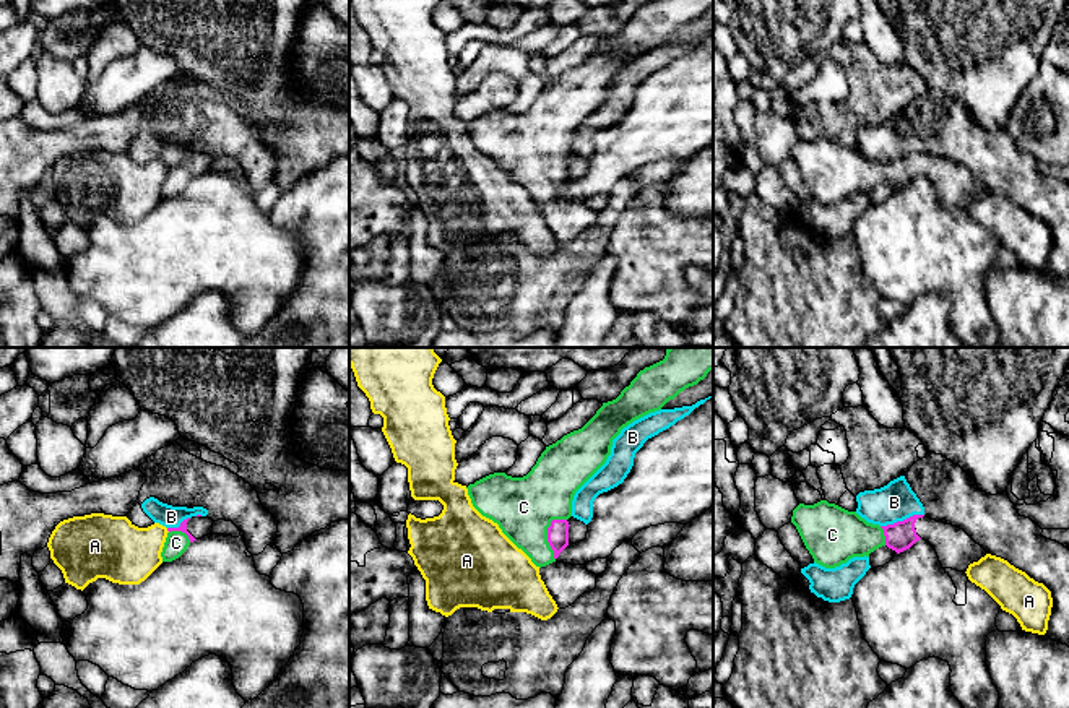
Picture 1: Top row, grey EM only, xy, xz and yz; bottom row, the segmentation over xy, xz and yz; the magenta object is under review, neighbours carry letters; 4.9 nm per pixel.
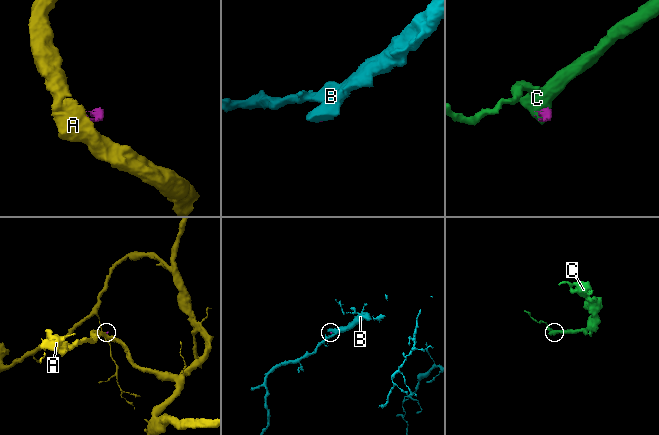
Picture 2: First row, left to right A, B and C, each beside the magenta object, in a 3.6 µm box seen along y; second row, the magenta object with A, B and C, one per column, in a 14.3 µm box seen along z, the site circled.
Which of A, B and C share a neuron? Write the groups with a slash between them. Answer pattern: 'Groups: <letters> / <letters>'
Groups: A / B / C

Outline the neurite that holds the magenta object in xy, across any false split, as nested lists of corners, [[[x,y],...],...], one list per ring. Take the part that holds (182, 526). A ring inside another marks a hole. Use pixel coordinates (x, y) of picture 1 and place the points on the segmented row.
[[[197,515],[184,520],[179,528],[167,528],[169,533],[161,552],[162,562],[179,559],[193,541],[211,534],[213,523],[211,518]]]

